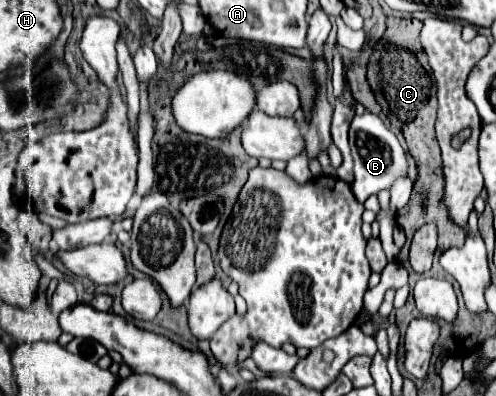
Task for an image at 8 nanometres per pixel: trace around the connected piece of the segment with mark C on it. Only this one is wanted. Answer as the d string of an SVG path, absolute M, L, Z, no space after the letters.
M390 16L387 18L386 25L387 28L383 38L373 46L373 54L371 54L369 62L367 62L367 82L369 82L371 90L373 90L373 94L375 94L377 102L379 102L379 106L383 108L383 114L385 114L385 116L391 116L391 114L393 114L393 122L391 122L391 124L397 126L397 128L405 134L405 142L407 142L407 146L409 146L409 154L415 158L415 162L417 162L417 172L419 172L409 204L405 206L405 210L397 212L397 224L407 232L407 244L401 248L397 261L408 270L409 287L411 290L407 304L405 304L401 310L397 310L397 326L399 326L400 330L397 367L400 374L406 377L404 375L404 367L402 366L402 353L405 353L402 345L403 339L407 330L407 324L409 324L413 318L419 316L412 296L412 289L419 279L419 274L412 270L408 260L409 248L407 248L407 246L409 246L409 242L411 242L411 236L415 234L415 230L417 230L421 224L425 224L425 222L429 222L429 220L435 220L437 226L439 226L439 242L445 242L445 248L439 246L437 252L443 252L443 250L447 250L447 248L451 248L451 246L463 246L465 234L463 234L463 230L461 230L459 226L453 226L453 220L449 218L449 214L447 214L447 210L445 210L445 204L443 204L441 152L439 152L439 146L437 146L437 140L435 140L435 128L433 128L437 118L437 89L433 88L431 90L433 82L431 82L431 76L429 76L427 72L432 74L432 70L419 41L423 24L416 18L396 19L394 16Z

